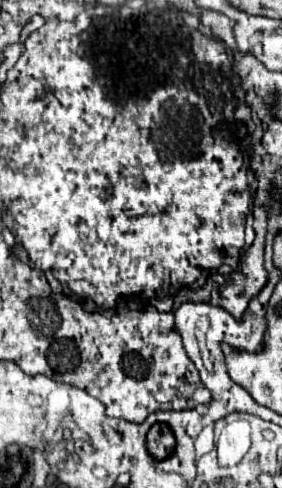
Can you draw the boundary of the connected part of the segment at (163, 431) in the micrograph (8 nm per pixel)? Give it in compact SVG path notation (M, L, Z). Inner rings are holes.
M156 423L150 431L148 431L148 453L162 461L166 457L172 455L174 451L174 445L176 445L176 439L172 435L172 429L166 425L166 423Z

